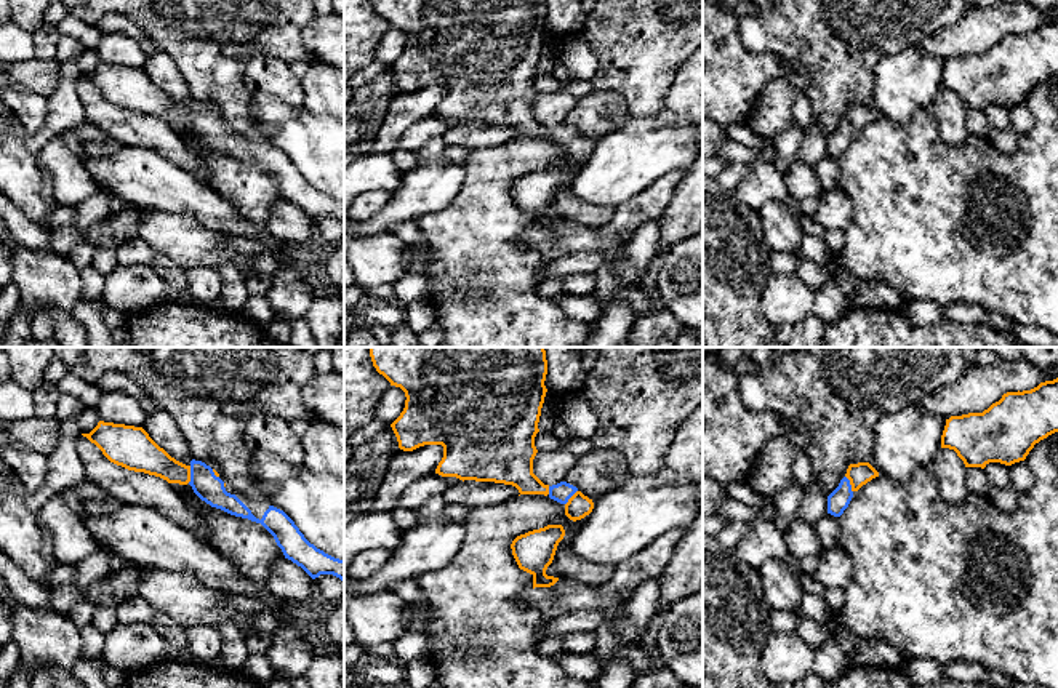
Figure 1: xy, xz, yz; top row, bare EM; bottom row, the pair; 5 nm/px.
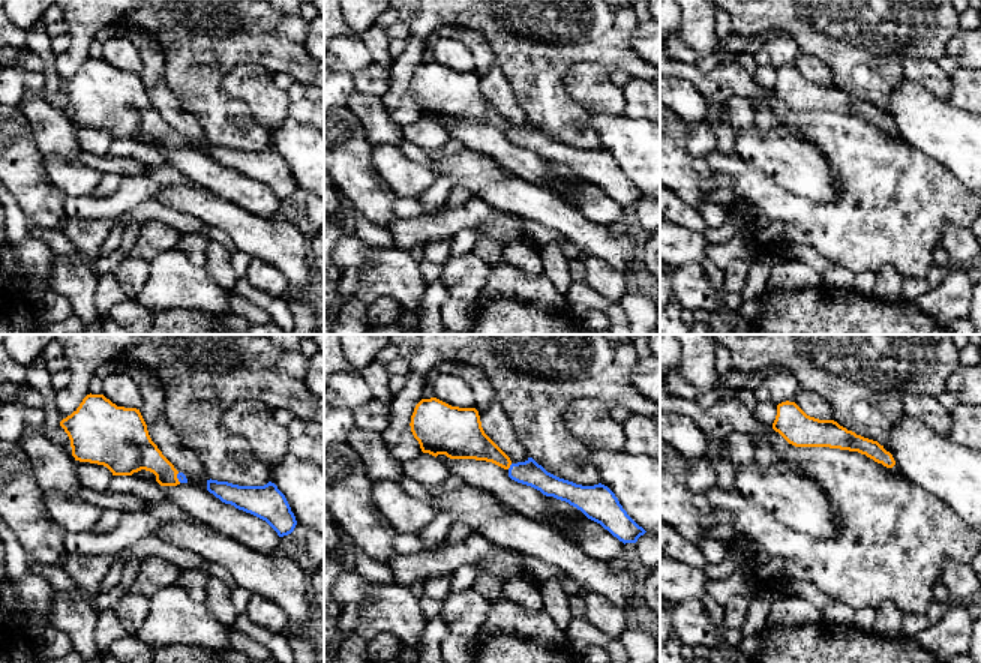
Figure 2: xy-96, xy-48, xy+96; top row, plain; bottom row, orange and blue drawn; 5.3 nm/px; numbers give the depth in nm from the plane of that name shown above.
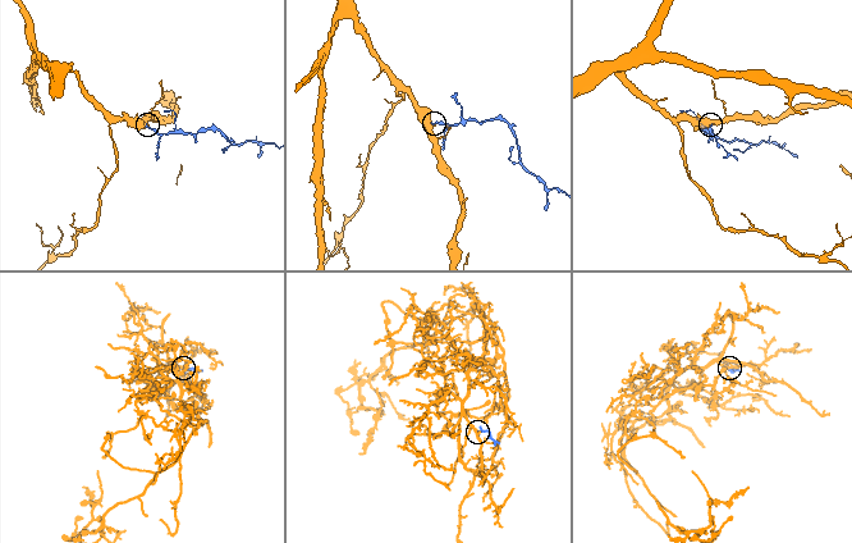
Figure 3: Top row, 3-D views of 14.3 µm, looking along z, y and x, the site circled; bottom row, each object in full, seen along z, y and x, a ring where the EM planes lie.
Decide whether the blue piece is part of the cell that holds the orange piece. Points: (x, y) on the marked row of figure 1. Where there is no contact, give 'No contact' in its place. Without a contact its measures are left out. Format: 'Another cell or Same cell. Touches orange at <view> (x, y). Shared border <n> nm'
Same cell. Touches orange at xy (189, 474). Shared border 90 nm

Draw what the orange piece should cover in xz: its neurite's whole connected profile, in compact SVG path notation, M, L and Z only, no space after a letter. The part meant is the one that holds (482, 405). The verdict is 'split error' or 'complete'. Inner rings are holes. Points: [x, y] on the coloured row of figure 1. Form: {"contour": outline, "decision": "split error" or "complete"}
{"contour": "M368 347L373 366L391 386L405 392L405 408L391 424L399 448L413 451L424 445L442 445L443 458L435 474L459 480L495 482L512 485L520 494L544 494L565 506L565 515L576 522L594 509L592 499L576 486L560 482L544 485L533 474L538 453L535 437L546 397L547 360L544 347Z", "decision": "split error"}

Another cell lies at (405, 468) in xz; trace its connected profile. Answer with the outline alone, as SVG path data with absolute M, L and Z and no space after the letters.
M424 445L413 451L399 450L384 474L370 512L392 512L402 493L415 482L435 472L443 458L442 445Z

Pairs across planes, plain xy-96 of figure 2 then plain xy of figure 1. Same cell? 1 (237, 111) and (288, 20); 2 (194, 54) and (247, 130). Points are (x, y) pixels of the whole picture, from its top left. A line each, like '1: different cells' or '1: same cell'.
1: same cell
2: same cell

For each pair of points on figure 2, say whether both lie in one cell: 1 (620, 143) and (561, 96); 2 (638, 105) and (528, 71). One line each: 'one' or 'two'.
1: two
2: two

